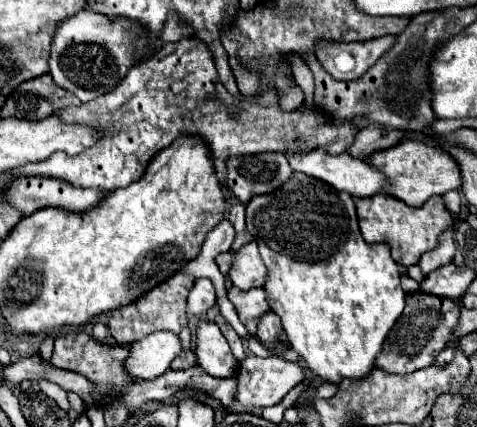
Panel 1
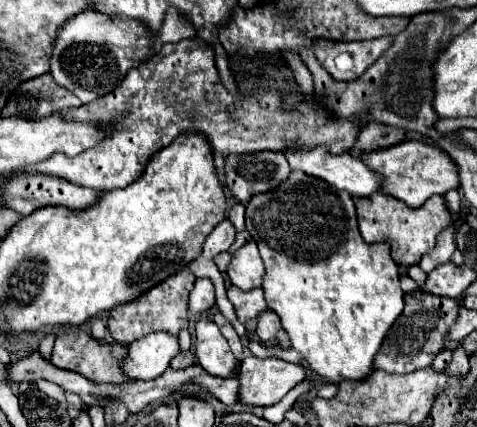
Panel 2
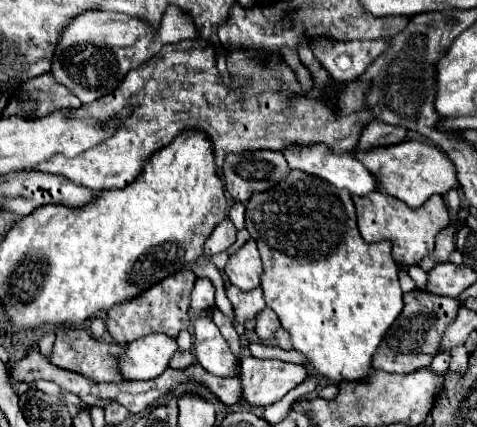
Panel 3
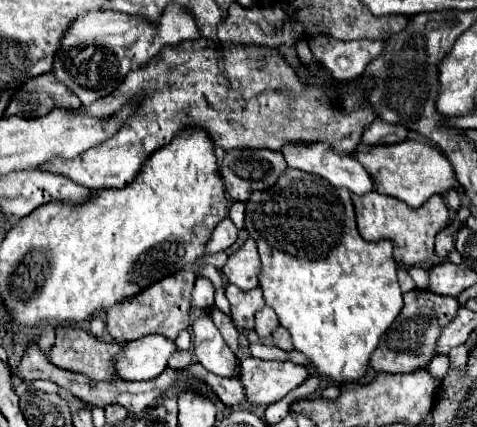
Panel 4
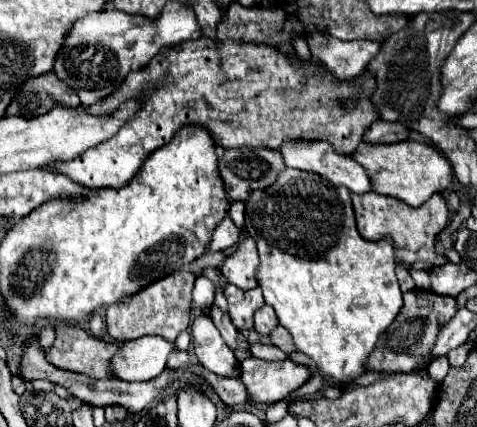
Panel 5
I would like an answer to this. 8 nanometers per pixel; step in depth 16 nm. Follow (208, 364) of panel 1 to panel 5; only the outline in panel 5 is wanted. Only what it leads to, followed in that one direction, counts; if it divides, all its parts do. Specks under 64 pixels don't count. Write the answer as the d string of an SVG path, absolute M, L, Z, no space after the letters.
M200 314L192 322L192 344L200 364L218 376L240 376L240 364L234 352L226 346L210 316Z

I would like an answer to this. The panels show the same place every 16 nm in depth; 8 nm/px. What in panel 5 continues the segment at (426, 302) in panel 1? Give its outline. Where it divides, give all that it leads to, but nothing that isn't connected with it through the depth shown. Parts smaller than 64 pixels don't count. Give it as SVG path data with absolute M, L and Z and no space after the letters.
M410 290L404 294L404 306L396 320L386 328L384 336L380 336L372 356L368 356L368 370L384 370L384 372L412 372L420 360L430 356L434 340L440 328L456 314L456 300L450 296L440 296L430 290Z

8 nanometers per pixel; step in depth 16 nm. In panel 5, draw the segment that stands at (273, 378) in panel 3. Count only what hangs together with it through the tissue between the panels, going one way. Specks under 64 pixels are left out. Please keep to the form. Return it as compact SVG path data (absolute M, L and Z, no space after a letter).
M246 358L240 364L240 378L248 388L254 404L278 402L308 382L312 370L292 360L266 362L258 358Z

